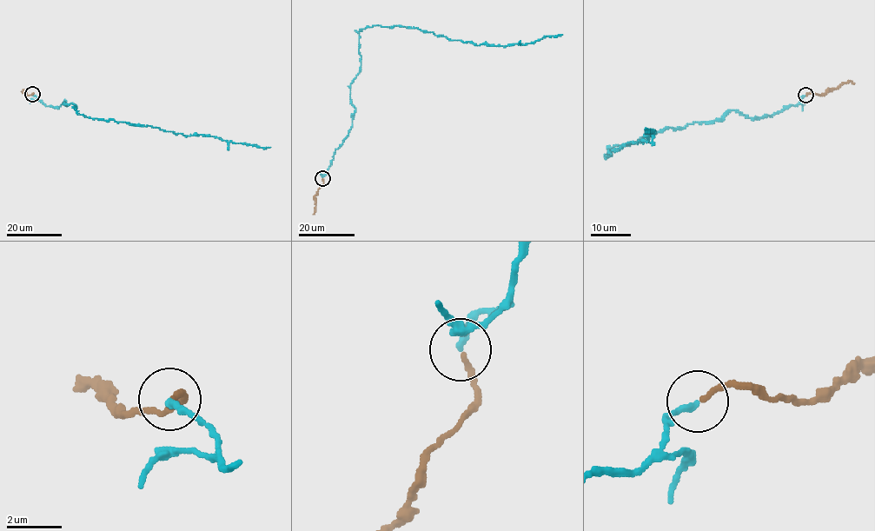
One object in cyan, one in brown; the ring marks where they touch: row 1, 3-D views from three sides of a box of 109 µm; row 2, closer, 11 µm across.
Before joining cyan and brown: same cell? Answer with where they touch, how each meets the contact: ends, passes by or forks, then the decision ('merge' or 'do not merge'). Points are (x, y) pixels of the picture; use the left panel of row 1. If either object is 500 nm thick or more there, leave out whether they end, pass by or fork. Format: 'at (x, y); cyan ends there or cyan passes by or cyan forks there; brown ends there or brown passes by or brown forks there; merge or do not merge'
at (32, 94); cyan ends there; brown ends there; merge

